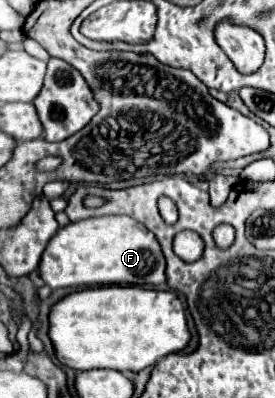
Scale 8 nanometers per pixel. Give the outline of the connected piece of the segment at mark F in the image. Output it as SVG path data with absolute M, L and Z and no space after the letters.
M98 216L62 226L42 252L38 272L46 286L104 286L136 284L158 286L166 282L166 262L156 236L130 216Z

